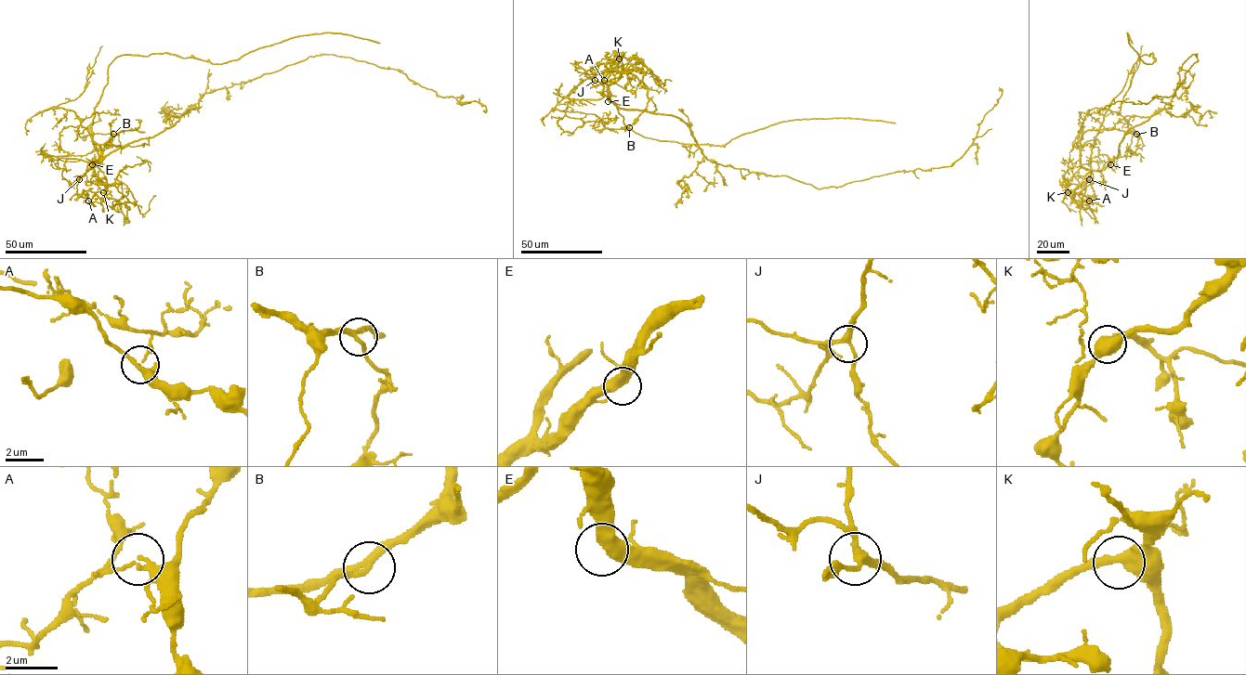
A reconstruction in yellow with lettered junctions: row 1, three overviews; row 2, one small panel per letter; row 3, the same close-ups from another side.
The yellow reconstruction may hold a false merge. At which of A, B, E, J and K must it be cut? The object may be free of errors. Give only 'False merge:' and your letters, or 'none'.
False merge: A

